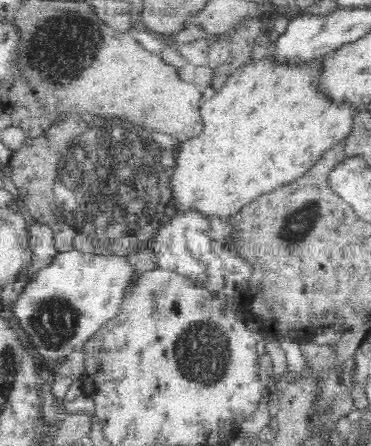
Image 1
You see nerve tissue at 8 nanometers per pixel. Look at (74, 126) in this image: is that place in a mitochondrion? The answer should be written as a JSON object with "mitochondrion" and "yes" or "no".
{"mitochondrion":"yes"}

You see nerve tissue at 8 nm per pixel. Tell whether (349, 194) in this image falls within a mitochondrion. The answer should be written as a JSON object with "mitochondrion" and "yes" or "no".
{"mitochondrion":"no"}

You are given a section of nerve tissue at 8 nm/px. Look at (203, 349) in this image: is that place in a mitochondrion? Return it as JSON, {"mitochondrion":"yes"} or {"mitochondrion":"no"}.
{"mitochondrion":"yes"}

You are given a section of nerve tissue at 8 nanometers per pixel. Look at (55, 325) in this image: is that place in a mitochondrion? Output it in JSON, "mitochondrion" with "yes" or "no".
{"mitochondrion":"yes"}

